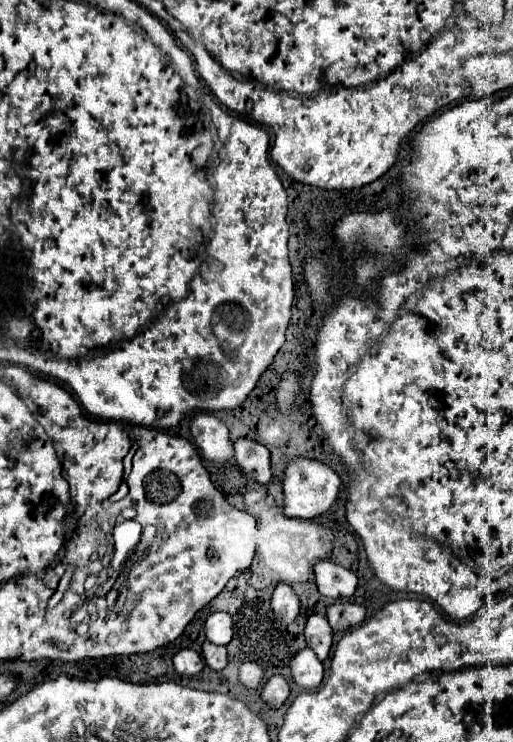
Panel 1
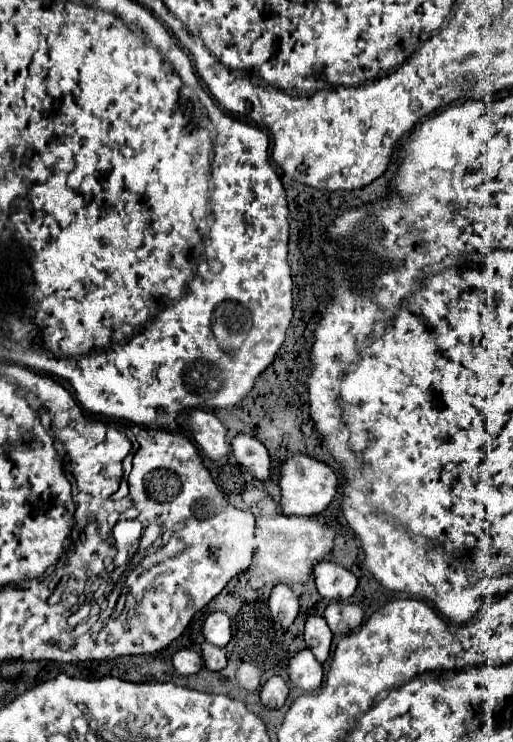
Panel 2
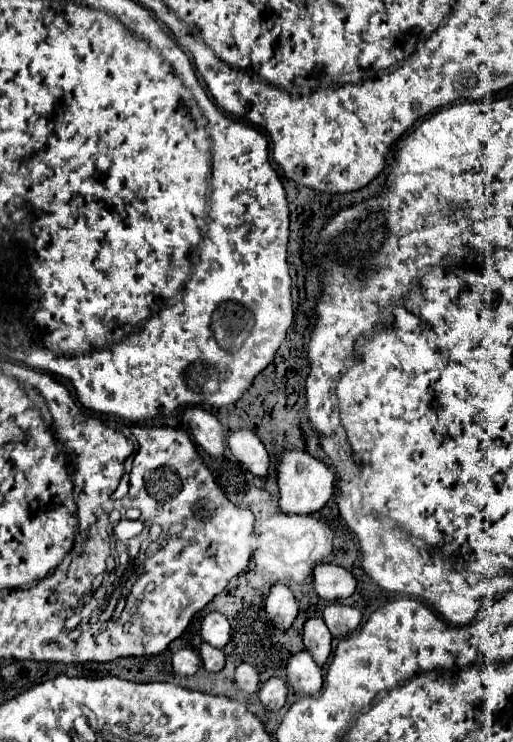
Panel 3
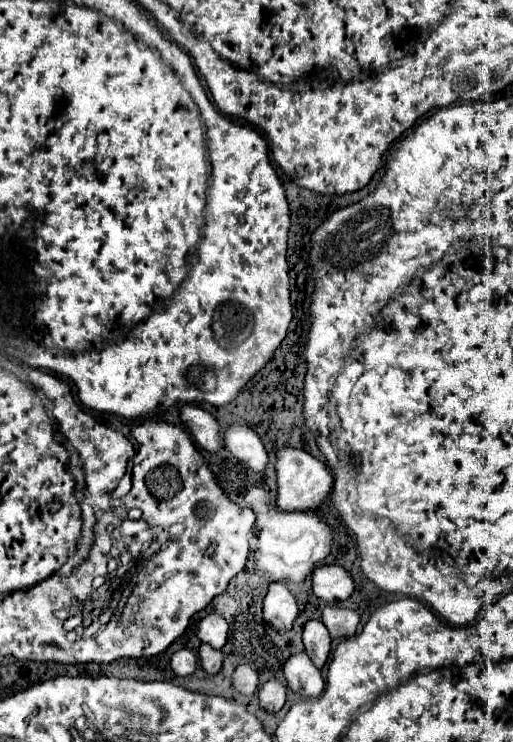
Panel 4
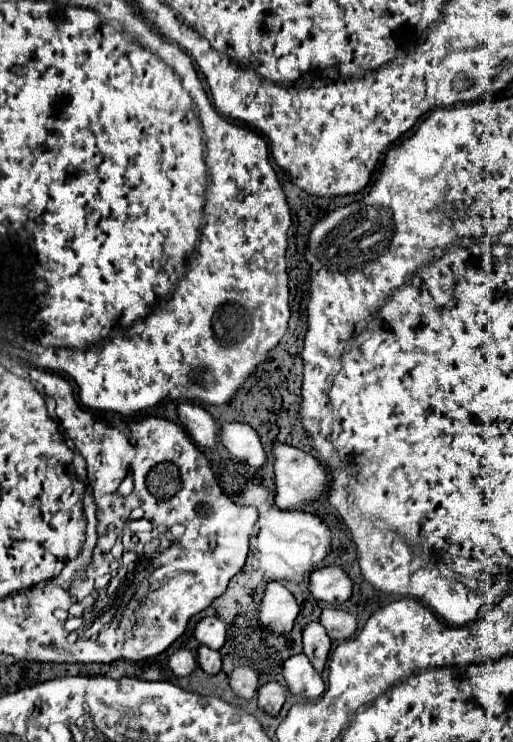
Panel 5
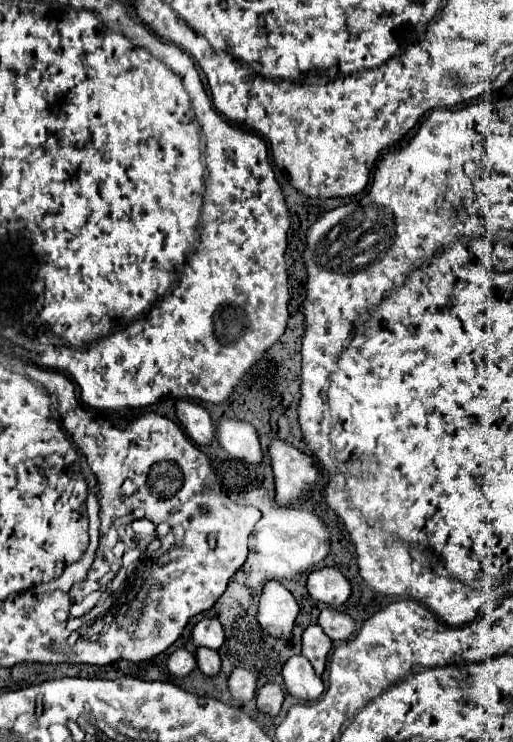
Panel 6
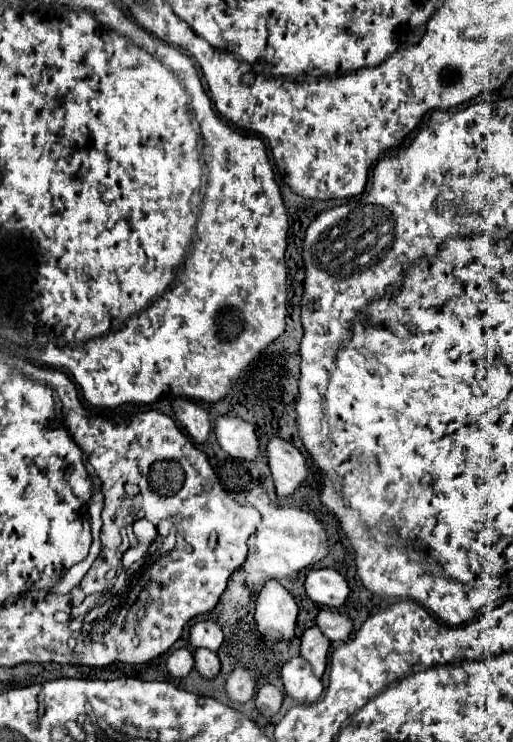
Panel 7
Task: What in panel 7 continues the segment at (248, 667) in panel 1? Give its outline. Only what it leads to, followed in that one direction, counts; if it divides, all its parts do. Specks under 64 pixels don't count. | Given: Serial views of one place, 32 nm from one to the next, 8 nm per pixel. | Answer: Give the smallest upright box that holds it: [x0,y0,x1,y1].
[226,668,256,702]

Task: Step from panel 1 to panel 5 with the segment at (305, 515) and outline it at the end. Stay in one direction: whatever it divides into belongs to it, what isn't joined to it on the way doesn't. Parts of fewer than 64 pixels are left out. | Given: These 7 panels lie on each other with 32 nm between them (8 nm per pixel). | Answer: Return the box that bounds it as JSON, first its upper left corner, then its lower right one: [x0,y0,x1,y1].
[272,444,330,510]

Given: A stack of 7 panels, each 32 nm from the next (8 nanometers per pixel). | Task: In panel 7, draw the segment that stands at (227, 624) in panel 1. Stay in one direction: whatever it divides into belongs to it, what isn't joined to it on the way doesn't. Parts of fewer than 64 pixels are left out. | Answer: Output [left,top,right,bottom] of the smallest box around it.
[190,620,224,652]

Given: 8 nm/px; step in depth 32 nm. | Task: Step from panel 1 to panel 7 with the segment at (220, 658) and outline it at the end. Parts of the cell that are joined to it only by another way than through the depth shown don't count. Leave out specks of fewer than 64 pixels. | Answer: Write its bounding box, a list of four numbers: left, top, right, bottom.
[194,648,220,678]

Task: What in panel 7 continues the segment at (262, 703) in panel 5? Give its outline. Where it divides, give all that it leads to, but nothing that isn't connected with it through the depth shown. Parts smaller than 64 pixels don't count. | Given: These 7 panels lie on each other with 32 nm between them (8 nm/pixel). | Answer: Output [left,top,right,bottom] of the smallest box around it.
[256,684,284,716]

